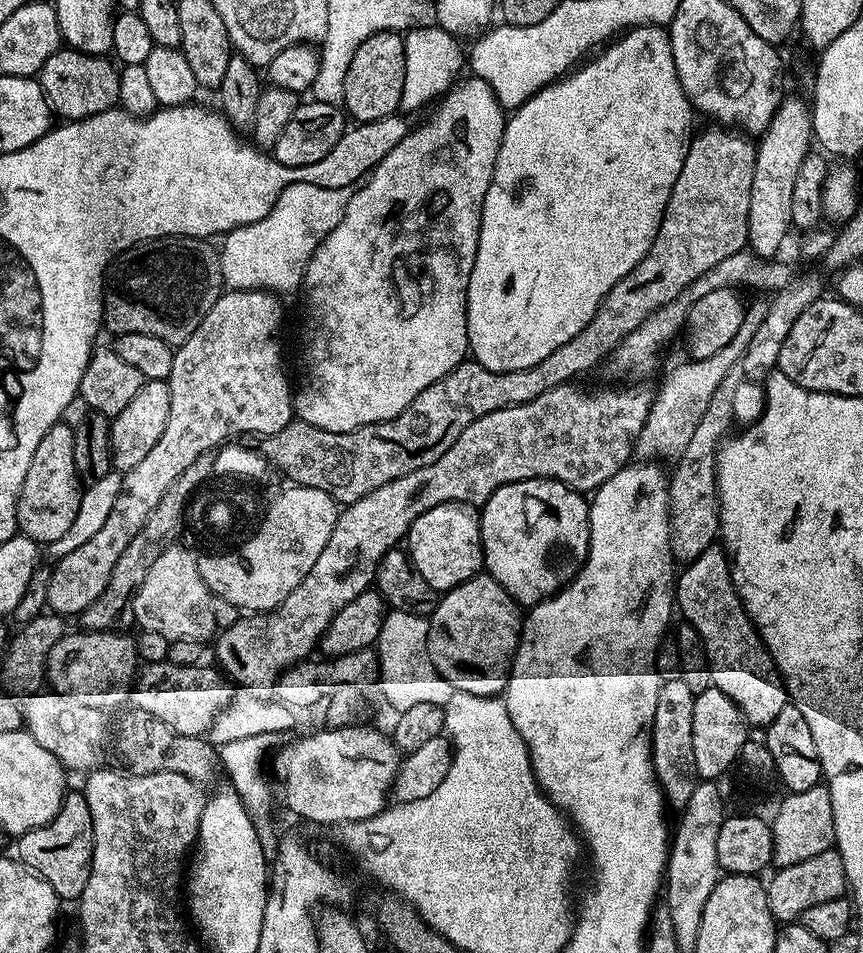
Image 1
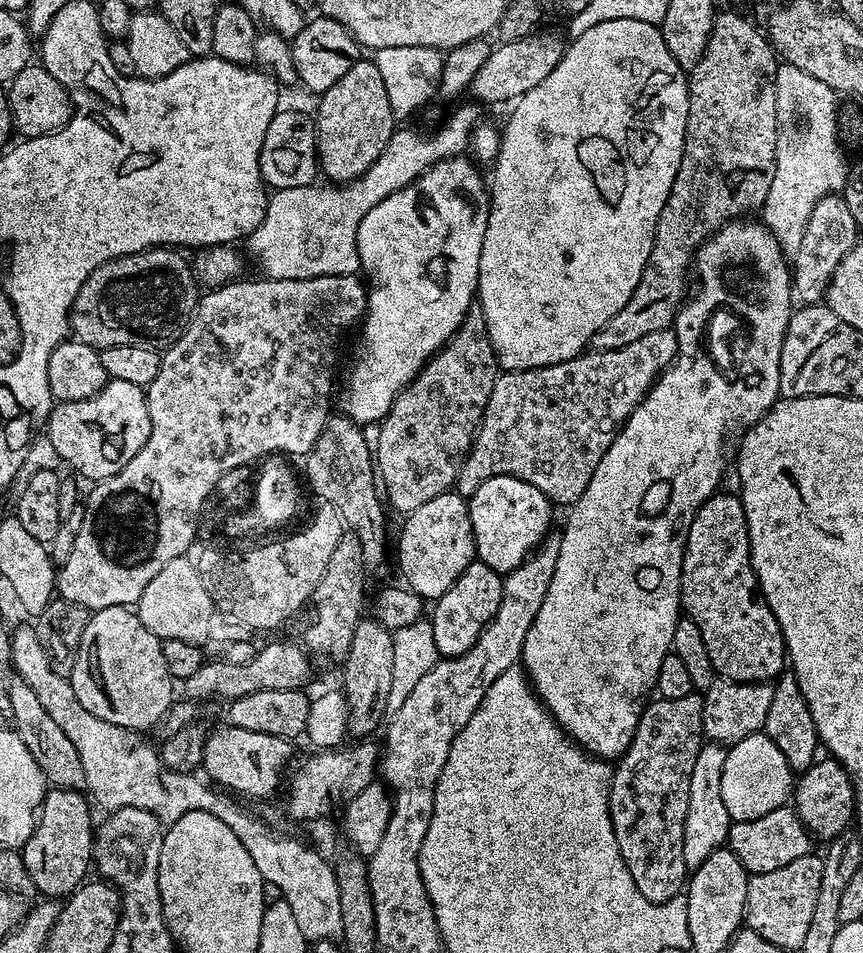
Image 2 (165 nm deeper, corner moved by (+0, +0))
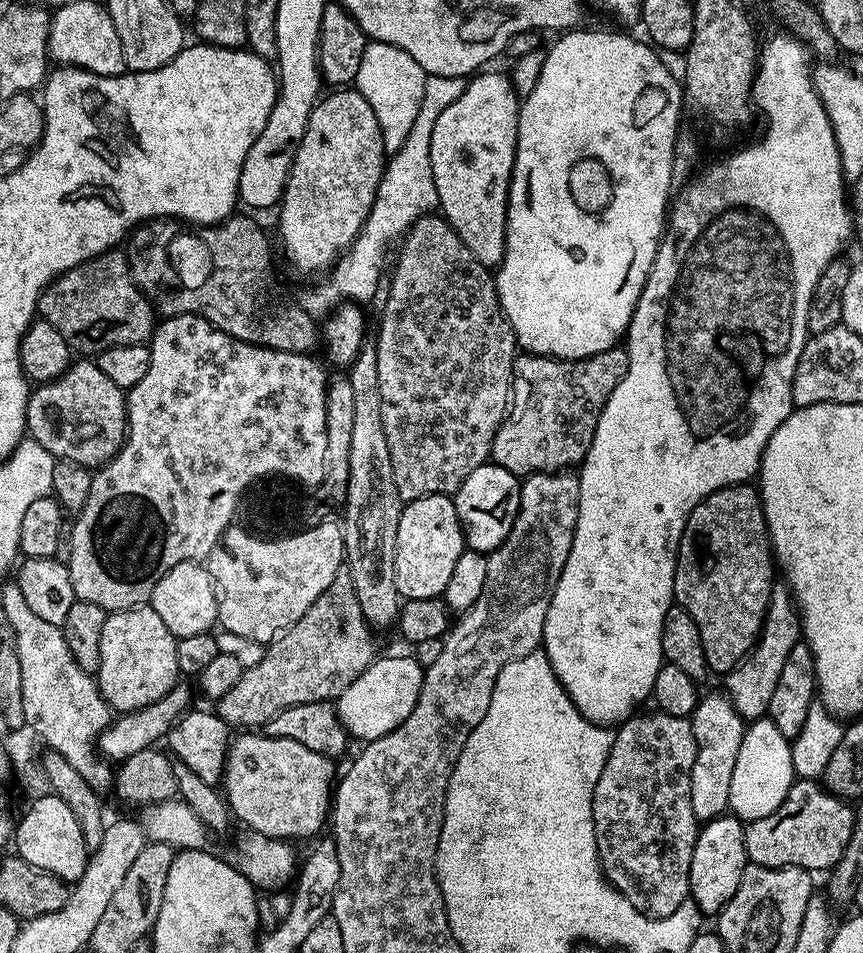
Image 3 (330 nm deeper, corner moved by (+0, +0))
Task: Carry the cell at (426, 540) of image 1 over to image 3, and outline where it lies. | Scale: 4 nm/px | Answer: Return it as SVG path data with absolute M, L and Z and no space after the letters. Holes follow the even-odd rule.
M451 495L423 496L417 500L407 501L400 509L398 538L394 554L394 578L401 597L405 601L443 597L446 582L450 582L450 573L454 570L458 558L464 551L466 551L464 531L460 528L460 519Z

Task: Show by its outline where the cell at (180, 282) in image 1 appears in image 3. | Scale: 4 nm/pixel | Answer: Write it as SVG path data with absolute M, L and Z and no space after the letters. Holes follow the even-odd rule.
M120 250L104 252L57 276L40 295L38 312L58 330L58 334L62 334L62 338L66 338L69 348L80 354L95 354L110 346L151 341L158 327L154 305L140 291L129 268L128 257Z

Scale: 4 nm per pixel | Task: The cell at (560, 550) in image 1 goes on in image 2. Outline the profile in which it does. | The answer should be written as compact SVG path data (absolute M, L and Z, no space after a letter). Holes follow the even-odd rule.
M492 474L477 484L480 485L473 490L472 496L467 497L476 555L479 563L490 566L498 573L507 574L523 563L541 543L539 540L548 532L554 504L542 490L512 475Z

